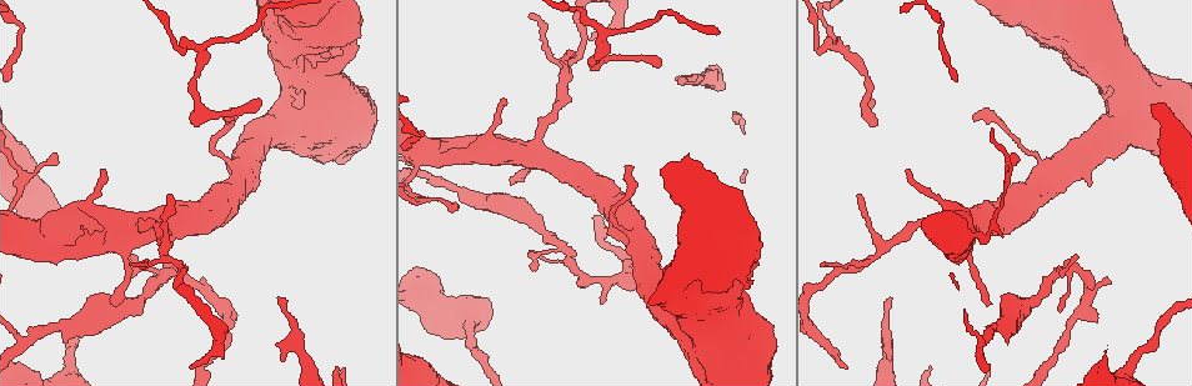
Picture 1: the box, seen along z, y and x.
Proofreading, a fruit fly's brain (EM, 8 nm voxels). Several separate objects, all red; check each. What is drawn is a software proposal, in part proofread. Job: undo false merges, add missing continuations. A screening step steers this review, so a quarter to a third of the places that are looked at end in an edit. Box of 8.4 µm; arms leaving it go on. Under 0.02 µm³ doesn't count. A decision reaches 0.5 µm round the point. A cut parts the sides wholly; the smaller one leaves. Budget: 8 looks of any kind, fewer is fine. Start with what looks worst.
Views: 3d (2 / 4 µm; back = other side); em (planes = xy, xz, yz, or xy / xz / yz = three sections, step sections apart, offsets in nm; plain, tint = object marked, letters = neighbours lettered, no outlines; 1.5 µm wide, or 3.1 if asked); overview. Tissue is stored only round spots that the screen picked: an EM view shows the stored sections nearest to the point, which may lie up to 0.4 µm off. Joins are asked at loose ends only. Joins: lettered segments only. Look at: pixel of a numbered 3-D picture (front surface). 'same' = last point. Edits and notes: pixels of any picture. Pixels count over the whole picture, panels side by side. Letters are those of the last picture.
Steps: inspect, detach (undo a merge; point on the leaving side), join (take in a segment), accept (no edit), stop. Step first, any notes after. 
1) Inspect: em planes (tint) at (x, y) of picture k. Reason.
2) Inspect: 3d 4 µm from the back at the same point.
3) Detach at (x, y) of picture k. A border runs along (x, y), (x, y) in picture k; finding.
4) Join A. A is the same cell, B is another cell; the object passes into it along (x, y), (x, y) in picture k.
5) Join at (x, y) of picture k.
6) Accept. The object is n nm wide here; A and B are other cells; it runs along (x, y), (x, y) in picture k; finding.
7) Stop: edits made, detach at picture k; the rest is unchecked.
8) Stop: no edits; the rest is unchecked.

Inspect: 3d 2 µm at (891, 298) of picture 1. Long arm stops here.

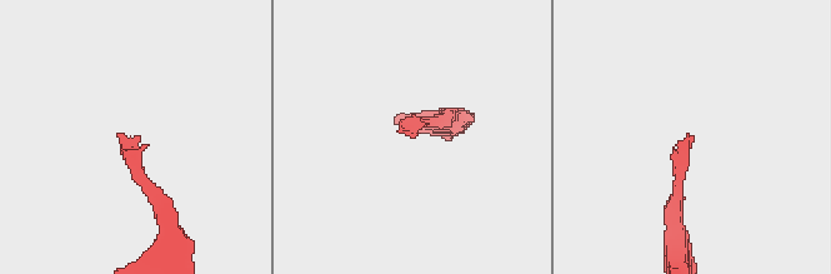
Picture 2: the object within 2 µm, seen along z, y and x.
Inspect: em planes (letters) at (116, 136) of picture 2.

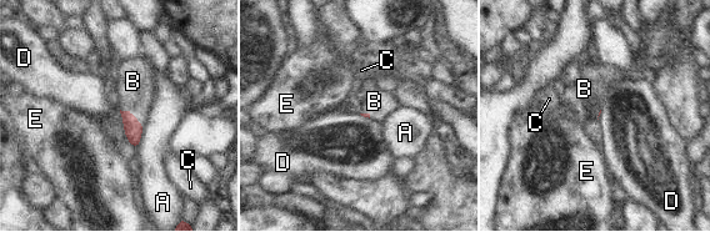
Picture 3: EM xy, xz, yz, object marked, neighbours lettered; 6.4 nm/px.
Join B. B is the same cell, A, C, D and E are other cells; the object passes into it along (133, 129), (131, 114), (133, 81) in picture 3; it goes on there.

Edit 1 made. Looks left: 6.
Inspect: em xy step 4 (letters) at (191, 366) of picture 1. End of a long branch.

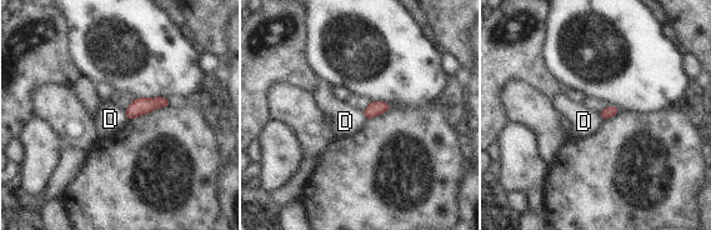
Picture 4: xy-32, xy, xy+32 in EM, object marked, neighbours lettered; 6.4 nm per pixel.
Inspect: em planes (letters) at the same point. Another direction.

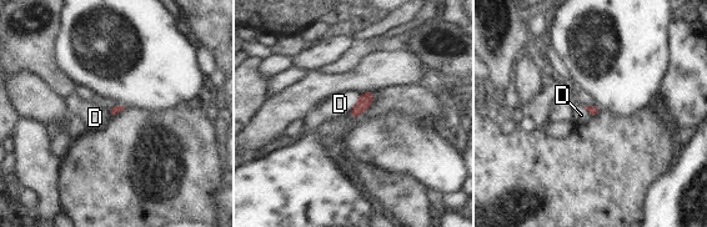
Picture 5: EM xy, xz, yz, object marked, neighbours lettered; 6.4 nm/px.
Accept. D is another cell; none of them fits.

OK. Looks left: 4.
Stop: edits made, join at picture 3; the rest is unchecked.

